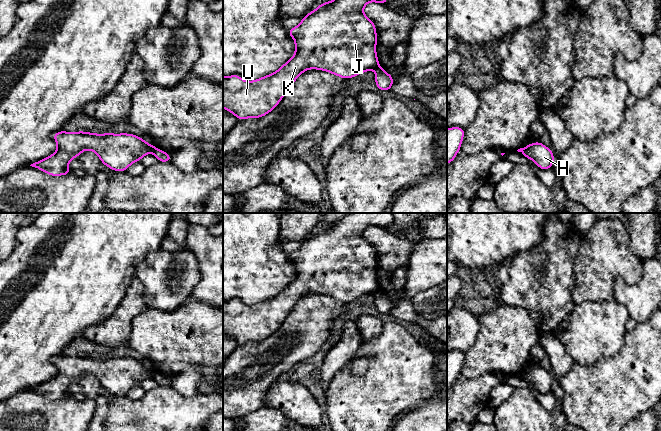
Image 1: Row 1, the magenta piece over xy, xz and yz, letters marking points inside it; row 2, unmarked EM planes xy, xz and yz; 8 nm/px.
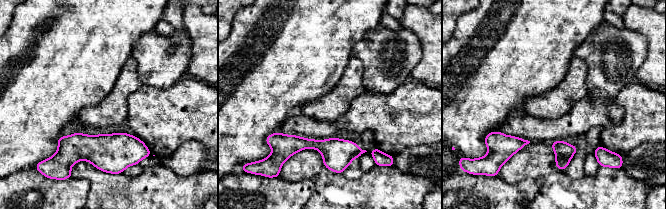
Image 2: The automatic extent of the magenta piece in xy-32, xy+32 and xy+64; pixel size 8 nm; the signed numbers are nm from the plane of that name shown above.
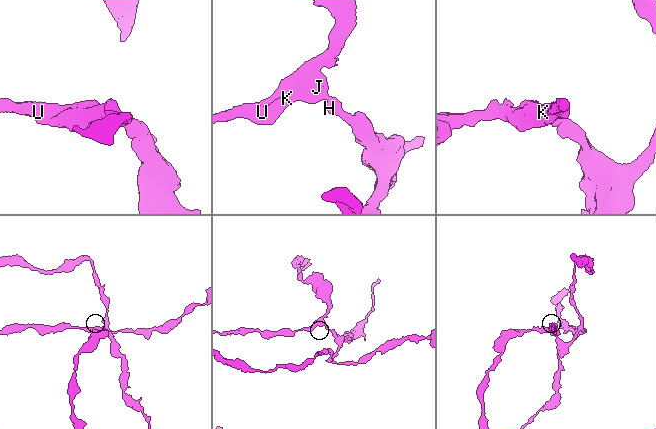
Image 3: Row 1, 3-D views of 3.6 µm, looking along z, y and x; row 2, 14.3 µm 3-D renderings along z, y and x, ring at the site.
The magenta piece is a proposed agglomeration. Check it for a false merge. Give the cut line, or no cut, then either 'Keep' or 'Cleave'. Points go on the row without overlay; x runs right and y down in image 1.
Split along xy (154, 371), (152, 376). Cleave

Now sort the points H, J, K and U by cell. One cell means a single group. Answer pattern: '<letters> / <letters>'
H / J K U

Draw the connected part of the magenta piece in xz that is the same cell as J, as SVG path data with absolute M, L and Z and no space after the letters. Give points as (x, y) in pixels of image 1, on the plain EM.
M348 213L340 220L325 226L309 236L300 248L288 254L288 258L295 265L295 278L276 296L254 305L245 305L239 299L223 301L223 332L234 338L238 344L246 342L259 342L271 336L292 311L295 304L308 293L324 294L343 303L358 300L365 295L377 293L379 285L376 278L377 258L375 248L363 237L365 229L369 226L381 228L390 223L384 220L389 213Z

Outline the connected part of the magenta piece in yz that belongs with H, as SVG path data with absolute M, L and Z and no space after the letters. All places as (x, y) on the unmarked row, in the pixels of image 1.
M540 366L531 367L522 374L523 380L534 385L542 394L549 393L554 387L554 378L552 374Z

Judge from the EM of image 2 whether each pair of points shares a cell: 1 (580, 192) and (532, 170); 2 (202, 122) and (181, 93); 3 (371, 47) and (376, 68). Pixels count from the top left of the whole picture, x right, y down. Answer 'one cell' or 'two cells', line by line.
1: one cell
2: one cell
3: one cell

